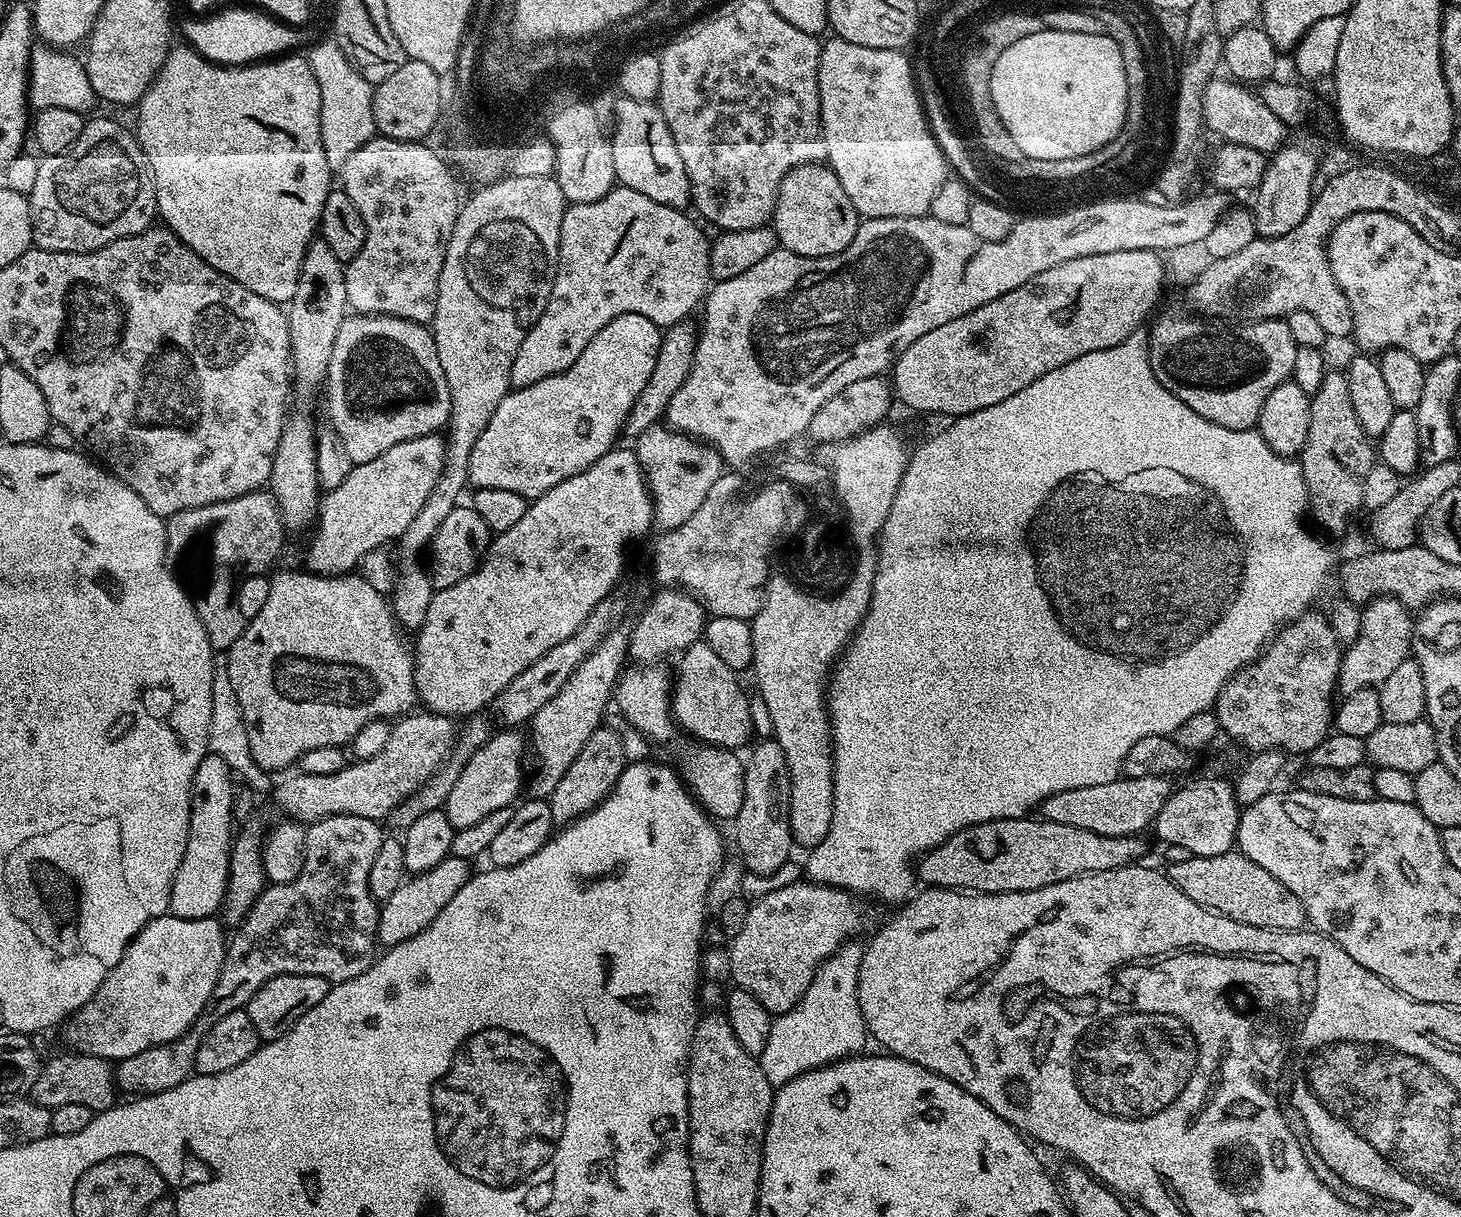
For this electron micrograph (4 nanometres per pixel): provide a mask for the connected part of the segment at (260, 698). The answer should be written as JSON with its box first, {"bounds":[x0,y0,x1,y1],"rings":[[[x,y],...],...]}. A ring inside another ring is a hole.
{"bounds":[227,570,417,774],"rings":[[[301,570],[301,572],[271,573],[272,581],[268,584],[268,593],[260,604],[260,609],[245,623],[242,634],[234,646],[227,649],[228,670],[230,683],[234,688],[235,697],[240,703],[242,722],[245,723],[246,739],[249,742],[250,754],[254,762],[265,772],[276,774],[279,768],[288,768],[295,765],[306,754],[306,750],[318,750],[318,746],[351,745],[354,734],[366,726],[371,720],[388,720],[407,713],[417,703],[416,679],[414,670],[416,662],[413,653],[404,645],[402,629],[396,622],[396,615],[392,613],[391,603],[386,599],[385,593],[374,590],[366,578],[359,574],[345,574],[342,576],[317,576],[315,572]]]}

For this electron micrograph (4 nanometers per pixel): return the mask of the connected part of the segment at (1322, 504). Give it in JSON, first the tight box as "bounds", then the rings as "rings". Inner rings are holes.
{"bounds":[1298,371,1374,532],"rings":[[[1325,371],[1322,386],[1318,386],[1318,390],[1311,393],[1311,398],[1310,434],[1306,434],[1306,446],[1298,457],[1300,469],[1306,478],[1310,516],[1328,532],[1344,532],[1348,523],[1355,518],[1356,511],[1364,508],[1362,485],[1366,483],[1366,474],[1374,462],[1374,444],[1363,432],[1362,425],[1354,414],[1353,403],[1350,402],[1349,383],[1343,371]]]}

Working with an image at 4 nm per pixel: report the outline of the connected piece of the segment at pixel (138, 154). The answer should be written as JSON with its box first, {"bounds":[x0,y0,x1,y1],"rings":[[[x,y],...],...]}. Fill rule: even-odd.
{"bounds":[26,119,158,252],"rings":[[[89,119],[74,146],[57,156],[44,156],[41,161],[32,176],[32,189],[26,192],[35,247],[47,252],[92,252],[118,238],[142,234],[153,227],[158,213],[152,173],[135,135],[118,121]]]}

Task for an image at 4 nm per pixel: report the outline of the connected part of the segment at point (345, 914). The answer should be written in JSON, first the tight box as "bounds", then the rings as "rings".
{"bounds":[115,816,386,1098],"rings":[[[323,816],[321,820],[311,821],[307,825],[304,833],[304,865],[298,878],[294,878],[294,882],[265,887],[247,918],[233,931],[236,933],[233,936],[231,933],[213,993],[188,1031],[174,1041],[142,1050],[115,1065],[116,1086],[121,1093],[129,1092],[127,1095],[132,1098],[153,1096],[187,1080],[196,1067],[196,1055],[202,1038],[206,1038],[206,1034],[210,1034],[212,1027],[226,1018],[226,1014],[239,1008],[247,1009],[250,998],[254,998],[254,994],[258,994],[258,990],[274,978],[286,974],[306,974],[340,984],[368,971],[378,949],[376,927],[380,910],[378,902],[370,894],[370,866],[378,855],[378,846],[382,846],[386,839],[385,833],[380,833],[380,828],[377,821],[357,816]]]}

